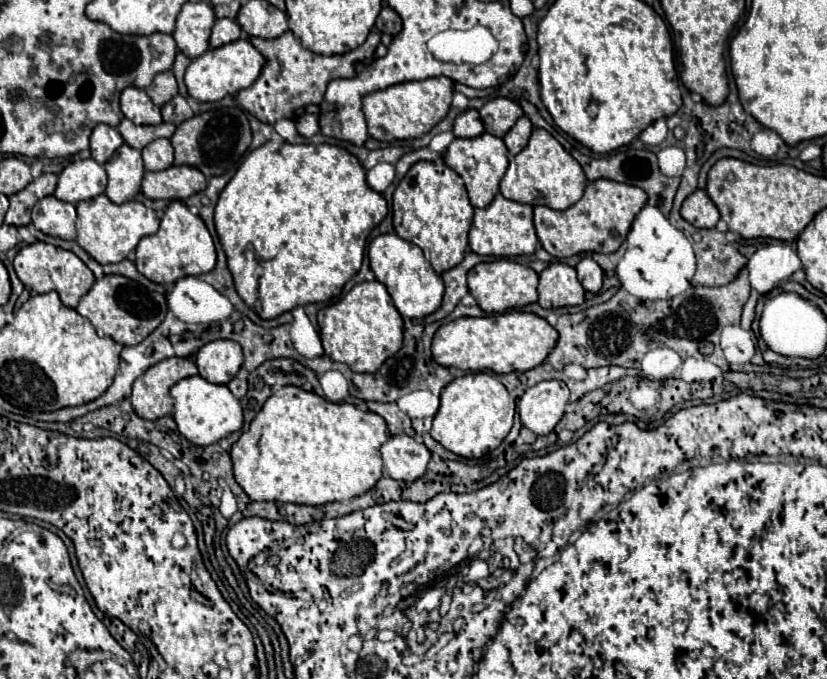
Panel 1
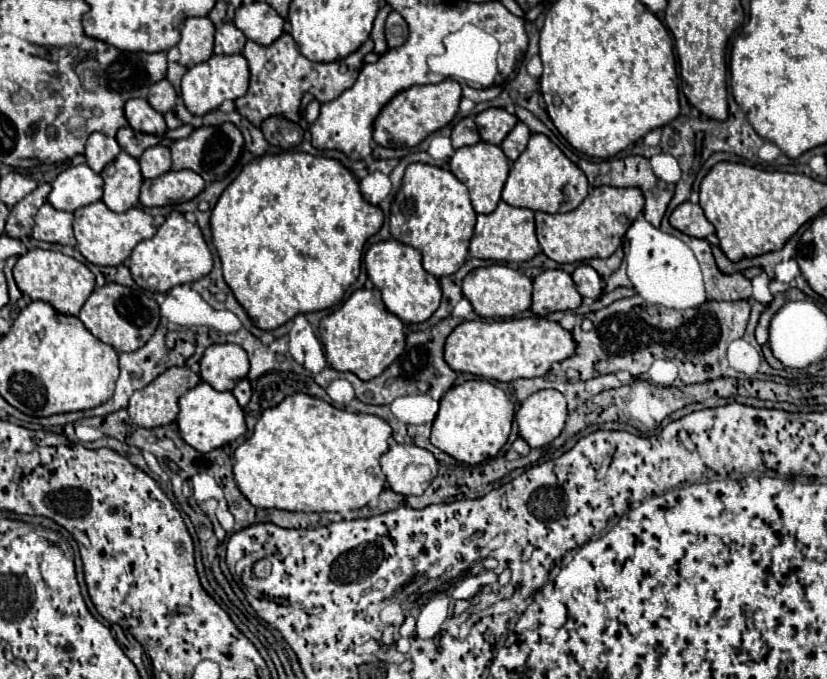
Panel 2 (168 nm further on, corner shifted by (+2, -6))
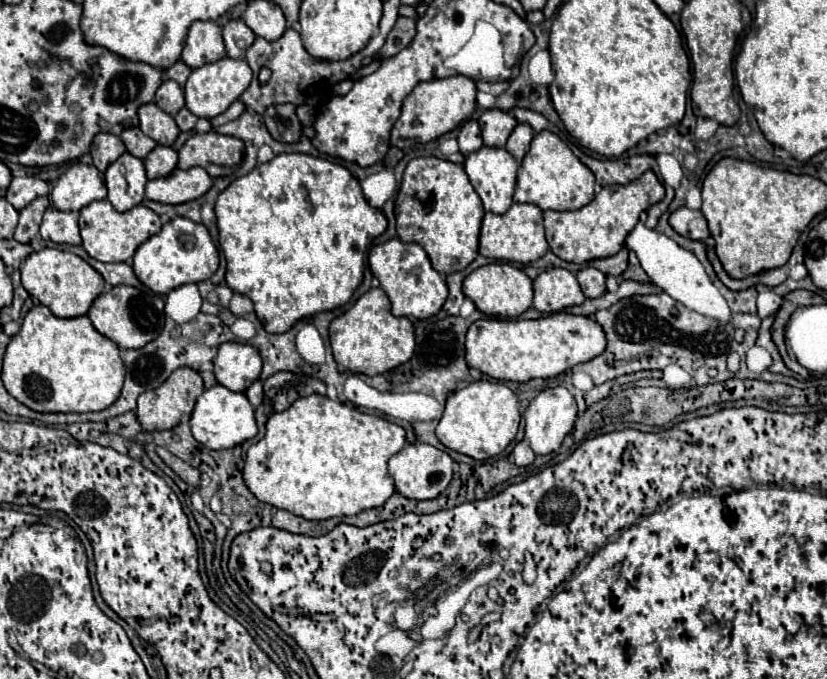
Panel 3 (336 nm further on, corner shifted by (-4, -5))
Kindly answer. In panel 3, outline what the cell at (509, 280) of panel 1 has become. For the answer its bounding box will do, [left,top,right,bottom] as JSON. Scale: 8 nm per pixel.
[463,264,533,318]

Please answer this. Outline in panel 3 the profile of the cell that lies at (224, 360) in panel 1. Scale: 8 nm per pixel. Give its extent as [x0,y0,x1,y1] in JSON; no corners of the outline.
[213,342,261,392]

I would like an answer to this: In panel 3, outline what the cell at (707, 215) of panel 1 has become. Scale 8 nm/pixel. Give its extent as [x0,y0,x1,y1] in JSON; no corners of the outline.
[669,206,711,242]

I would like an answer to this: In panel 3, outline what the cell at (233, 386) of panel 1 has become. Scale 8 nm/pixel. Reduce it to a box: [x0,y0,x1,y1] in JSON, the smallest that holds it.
[245,380,263,406]

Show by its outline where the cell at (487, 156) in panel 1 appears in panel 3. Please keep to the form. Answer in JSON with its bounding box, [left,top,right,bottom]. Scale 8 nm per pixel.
[463,146,519,214]

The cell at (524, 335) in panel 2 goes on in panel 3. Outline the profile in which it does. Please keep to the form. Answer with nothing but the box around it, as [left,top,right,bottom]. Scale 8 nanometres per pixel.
[465,312,605,382]

